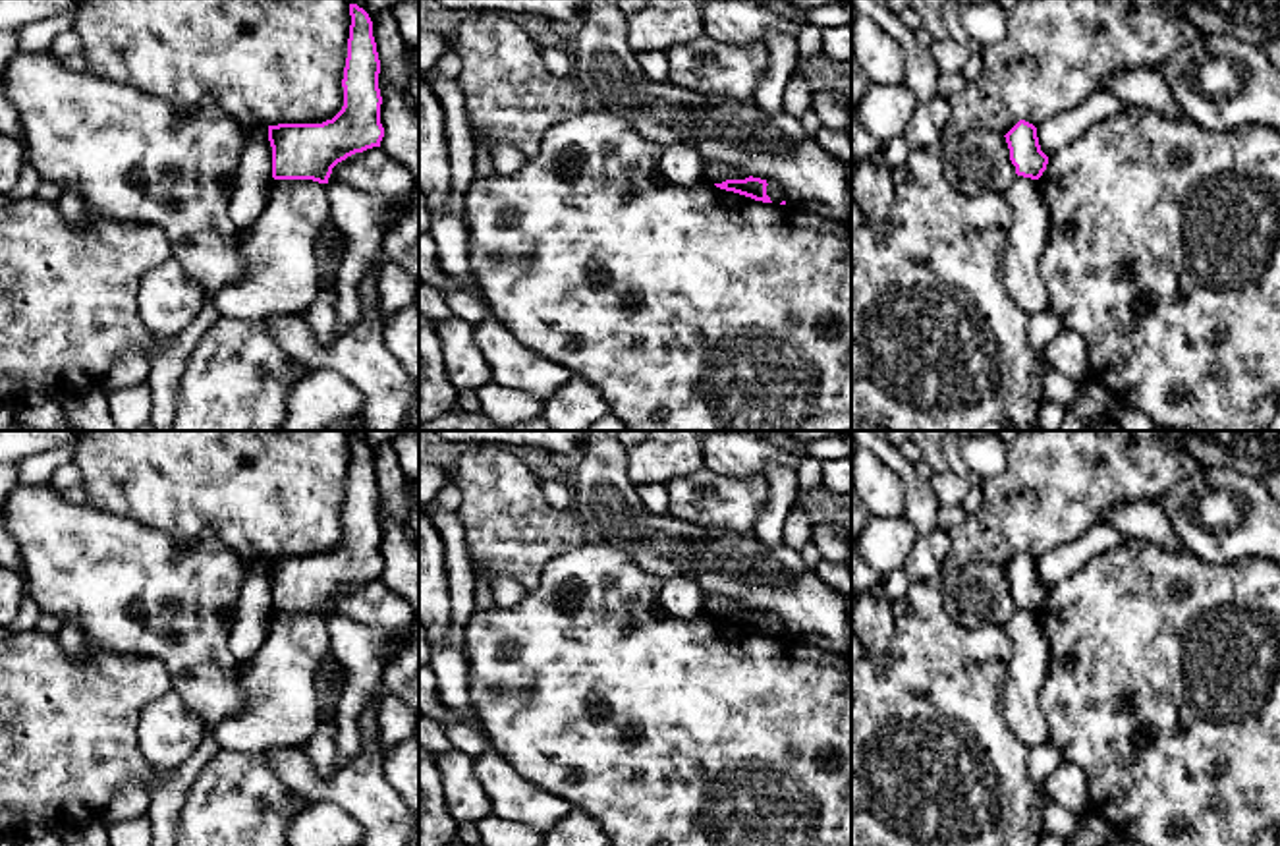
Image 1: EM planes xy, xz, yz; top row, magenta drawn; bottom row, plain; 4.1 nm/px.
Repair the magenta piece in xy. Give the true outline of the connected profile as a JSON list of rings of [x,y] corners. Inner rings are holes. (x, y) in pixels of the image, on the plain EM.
[[[349,437],[349,471],[344,500],[344,539],[322,556],[268,558],[274,612],[313,612],[328,616],[332,601],[355,585],[380,579],[380,493],[373,454]]]

